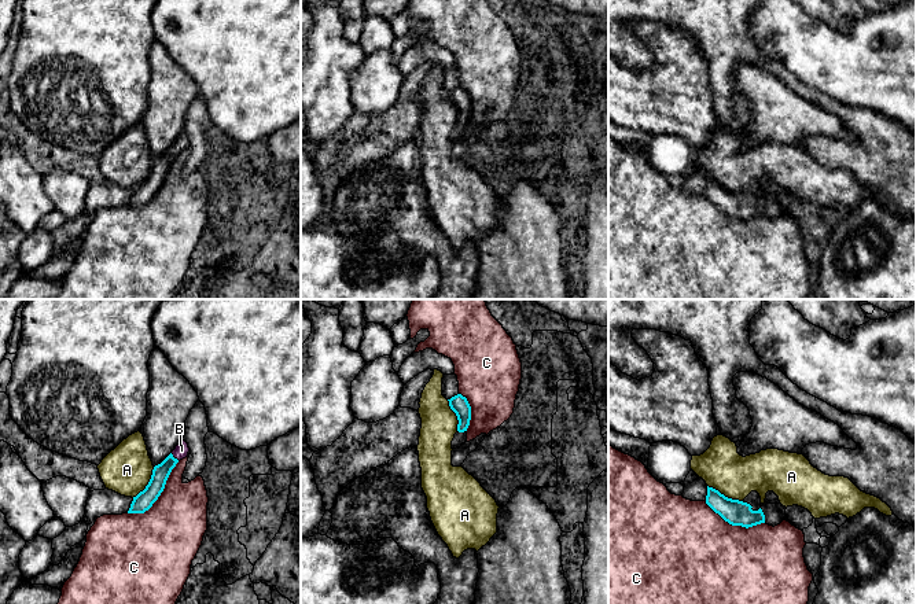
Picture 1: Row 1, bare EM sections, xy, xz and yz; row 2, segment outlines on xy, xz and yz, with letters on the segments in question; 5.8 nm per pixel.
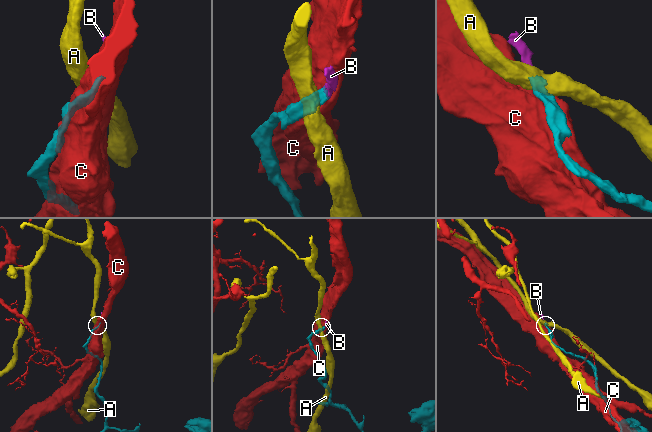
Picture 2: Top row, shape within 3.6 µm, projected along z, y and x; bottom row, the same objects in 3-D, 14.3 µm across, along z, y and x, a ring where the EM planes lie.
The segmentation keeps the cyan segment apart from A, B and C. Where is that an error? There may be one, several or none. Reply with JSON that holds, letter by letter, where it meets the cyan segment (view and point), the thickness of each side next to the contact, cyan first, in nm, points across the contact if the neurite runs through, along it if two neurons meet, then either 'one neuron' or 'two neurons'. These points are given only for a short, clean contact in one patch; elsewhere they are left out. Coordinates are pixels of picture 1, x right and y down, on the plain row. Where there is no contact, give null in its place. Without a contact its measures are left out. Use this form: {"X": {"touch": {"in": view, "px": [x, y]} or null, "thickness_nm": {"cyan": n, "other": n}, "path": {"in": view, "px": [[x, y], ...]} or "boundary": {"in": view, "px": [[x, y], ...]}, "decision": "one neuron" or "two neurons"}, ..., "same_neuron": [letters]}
{"A": {"touch": {"in": "yz", "px": [724, 188]}, "thickness_nm": {"cyan": 150, "other": 260}, "boundary": {"in": "yz", "px": [[707, 177], [728, 190], [742, 194]]}, "decision": "two neurons"}, "B": {"touch": {"in": "xy", "px": [173, 150]}, "thickness_nm": {"cyan": 100, "other": 80}, "path": {"in": "xy", "px": [[161, 165], [173, 150], [181, 143]]}, "decision": "one neuron"}, "C": {"touch": {"in": "xy", "px": [159, 187]}, "thickness_nm": {"cyan": 110, "other": 380}, "decision": "two neurons"}, "same_neuron": ["B"]}

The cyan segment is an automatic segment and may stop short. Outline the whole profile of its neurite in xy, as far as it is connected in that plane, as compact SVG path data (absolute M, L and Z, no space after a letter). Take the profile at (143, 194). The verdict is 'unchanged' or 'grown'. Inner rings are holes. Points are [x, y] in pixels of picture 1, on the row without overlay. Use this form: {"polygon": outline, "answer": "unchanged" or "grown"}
{"polygon": "M181 133L161 156L154 159L148 177L143 184L133 189L128 206L144 206L152 199L152 196L163 184L172 162L180 152L188 150L188 144L188 136L185 133Z", "answer": "grown"}

